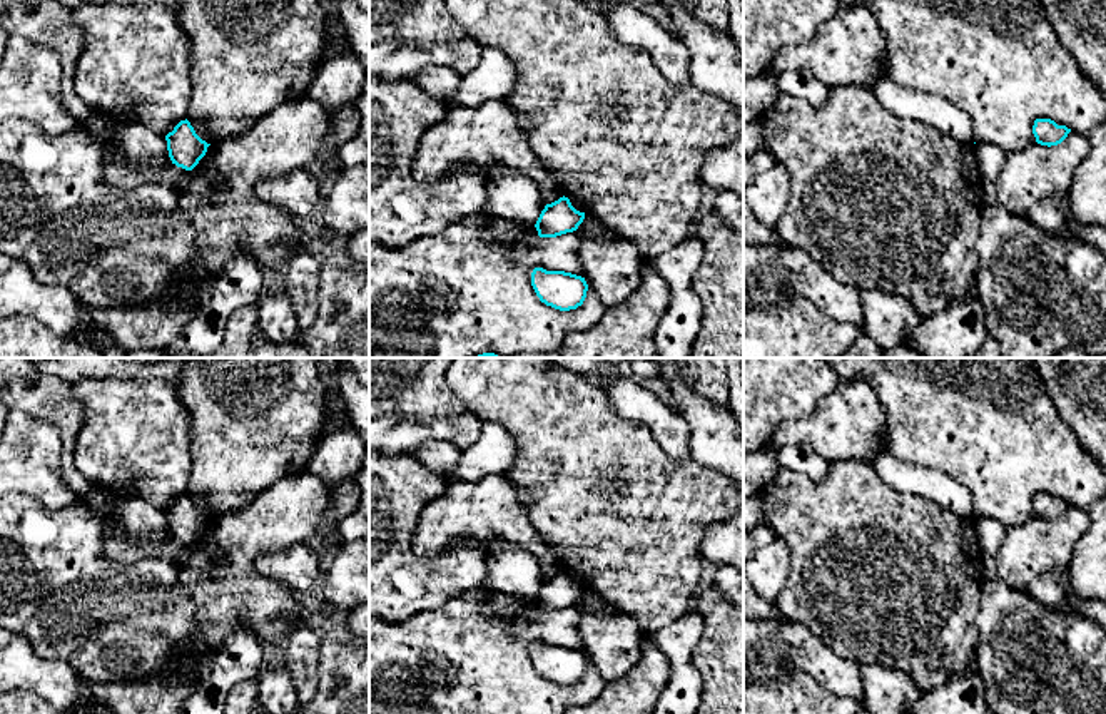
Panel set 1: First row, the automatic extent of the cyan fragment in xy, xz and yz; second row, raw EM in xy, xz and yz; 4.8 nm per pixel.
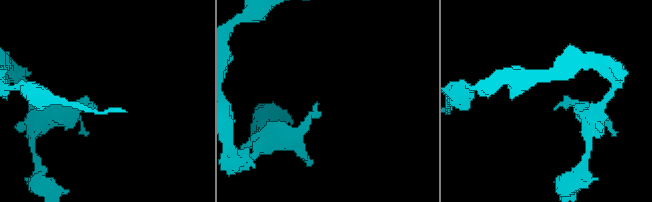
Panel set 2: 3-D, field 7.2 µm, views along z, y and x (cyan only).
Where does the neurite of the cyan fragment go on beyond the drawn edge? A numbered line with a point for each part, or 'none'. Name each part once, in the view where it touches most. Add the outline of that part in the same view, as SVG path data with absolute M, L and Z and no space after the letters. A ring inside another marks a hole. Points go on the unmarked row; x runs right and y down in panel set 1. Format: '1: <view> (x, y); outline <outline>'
none

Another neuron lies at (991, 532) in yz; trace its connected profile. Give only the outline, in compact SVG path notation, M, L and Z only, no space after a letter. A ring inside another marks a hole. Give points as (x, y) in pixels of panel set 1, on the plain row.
M976 518L977 543L984 555L994 555L1004 543L1006 525L996 518Z

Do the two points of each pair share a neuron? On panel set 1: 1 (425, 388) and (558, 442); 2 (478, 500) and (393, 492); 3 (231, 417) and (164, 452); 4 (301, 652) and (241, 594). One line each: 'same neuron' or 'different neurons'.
1: different neurons
2: different neurons
3: different neurons
4: different neurons

